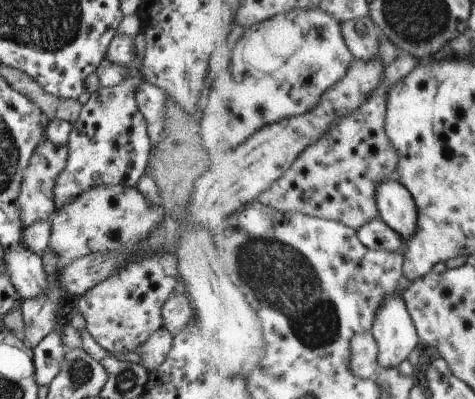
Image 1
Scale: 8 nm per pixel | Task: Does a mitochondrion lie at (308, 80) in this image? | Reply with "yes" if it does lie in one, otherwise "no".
no

